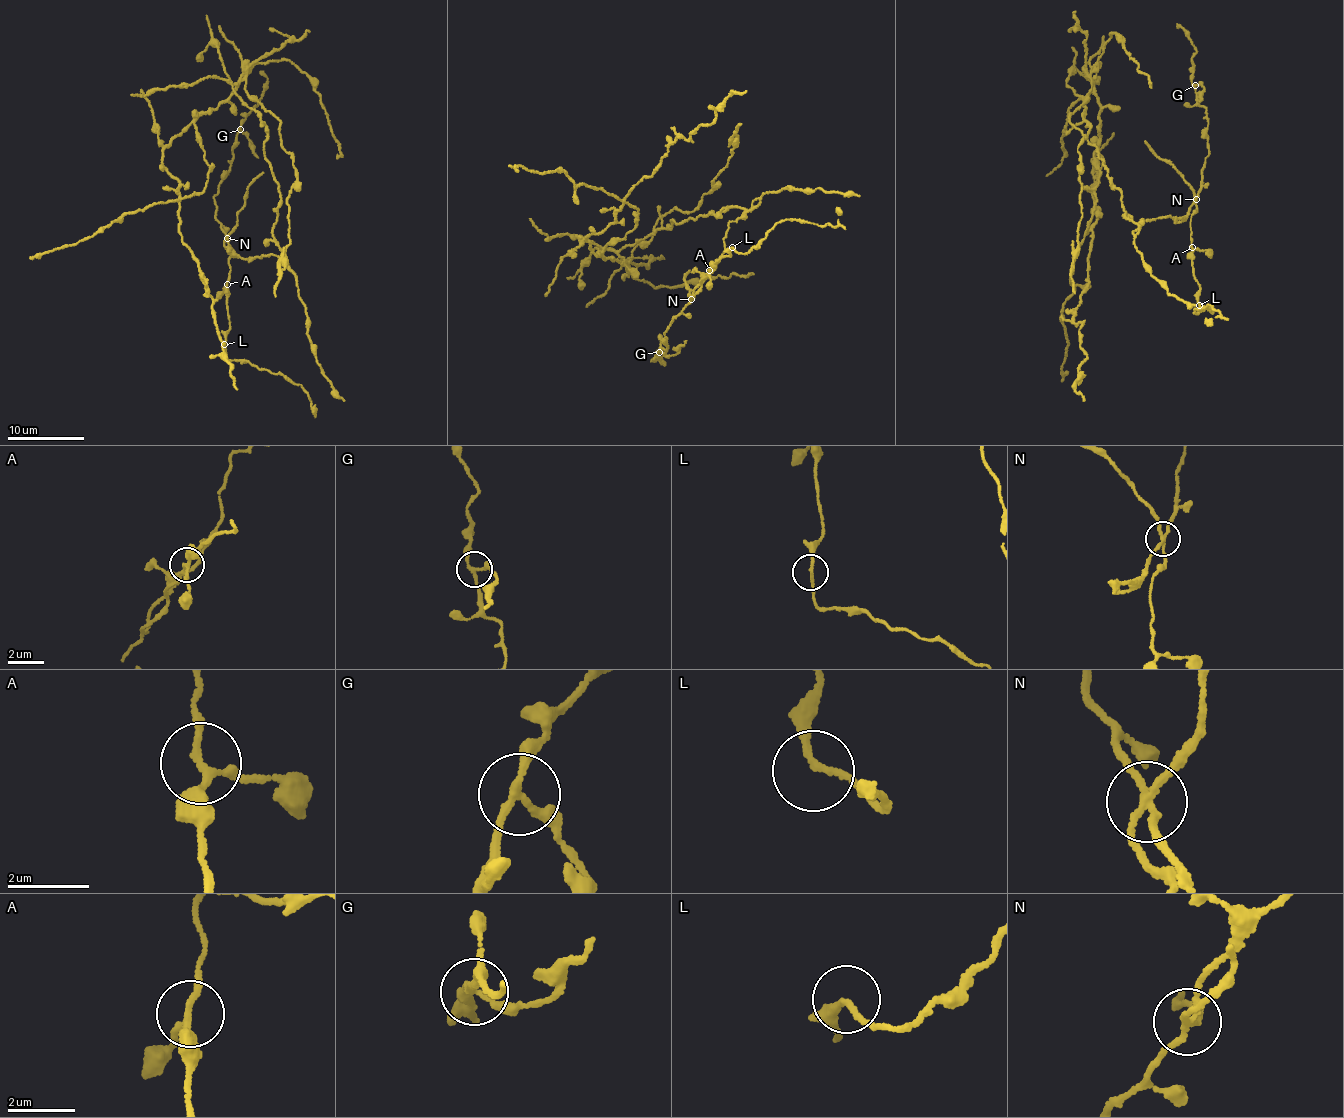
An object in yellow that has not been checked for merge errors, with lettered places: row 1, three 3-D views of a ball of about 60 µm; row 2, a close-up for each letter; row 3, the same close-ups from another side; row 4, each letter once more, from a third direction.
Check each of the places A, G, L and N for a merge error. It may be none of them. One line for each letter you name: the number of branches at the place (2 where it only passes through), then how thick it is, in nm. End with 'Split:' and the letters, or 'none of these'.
G: branches 3; calibre 170 nm
N: branches 4; calibre 180 nm
Split: G, N

